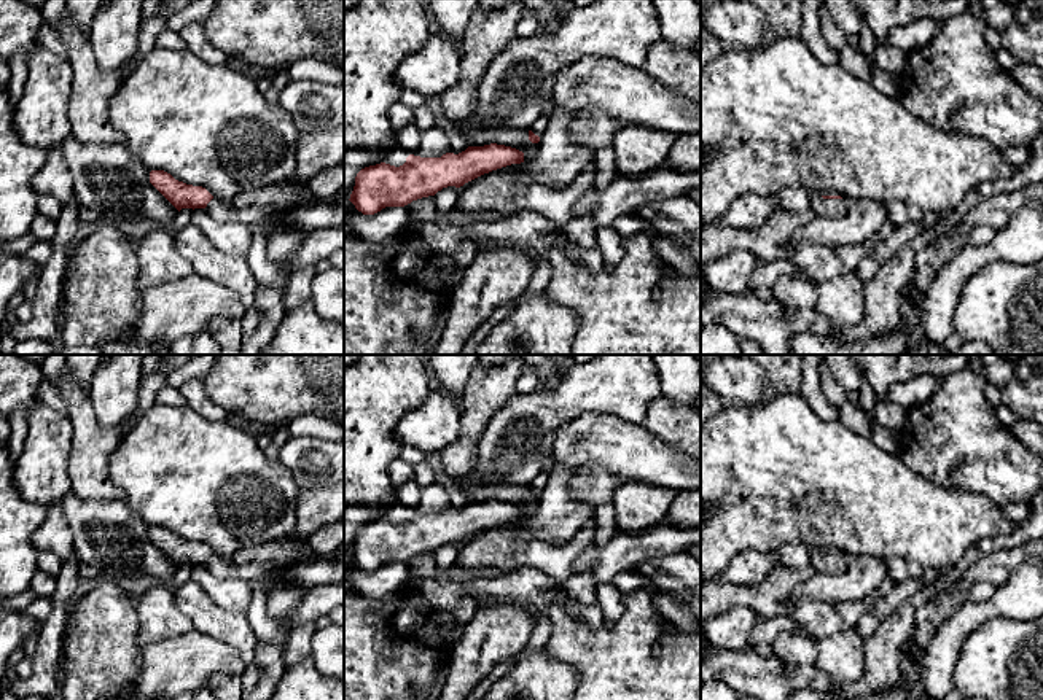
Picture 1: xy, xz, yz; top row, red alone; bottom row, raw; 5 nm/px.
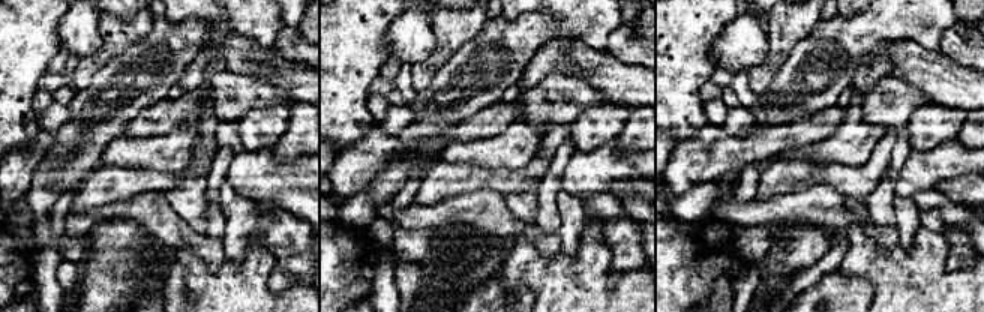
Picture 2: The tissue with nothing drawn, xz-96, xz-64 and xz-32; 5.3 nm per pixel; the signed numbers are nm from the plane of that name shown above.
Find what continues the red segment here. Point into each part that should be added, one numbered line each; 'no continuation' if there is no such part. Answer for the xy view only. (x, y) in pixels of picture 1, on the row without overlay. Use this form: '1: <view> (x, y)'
1: xy (253, 562)

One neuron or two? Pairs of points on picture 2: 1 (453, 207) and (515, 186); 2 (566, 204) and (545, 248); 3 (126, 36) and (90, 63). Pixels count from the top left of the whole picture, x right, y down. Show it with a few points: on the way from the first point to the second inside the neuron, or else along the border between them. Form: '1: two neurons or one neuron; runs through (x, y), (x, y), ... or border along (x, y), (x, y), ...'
1: two neurons; border along (464, 192), (494, 188), (504, 195)
2: two neurons; border along (558, 233), (561, 249)
3: one neuron; runs through (117, 41), (99, 59)

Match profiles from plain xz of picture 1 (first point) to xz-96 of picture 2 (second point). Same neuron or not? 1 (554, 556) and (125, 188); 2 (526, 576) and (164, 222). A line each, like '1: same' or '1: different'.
1: same
2: same

